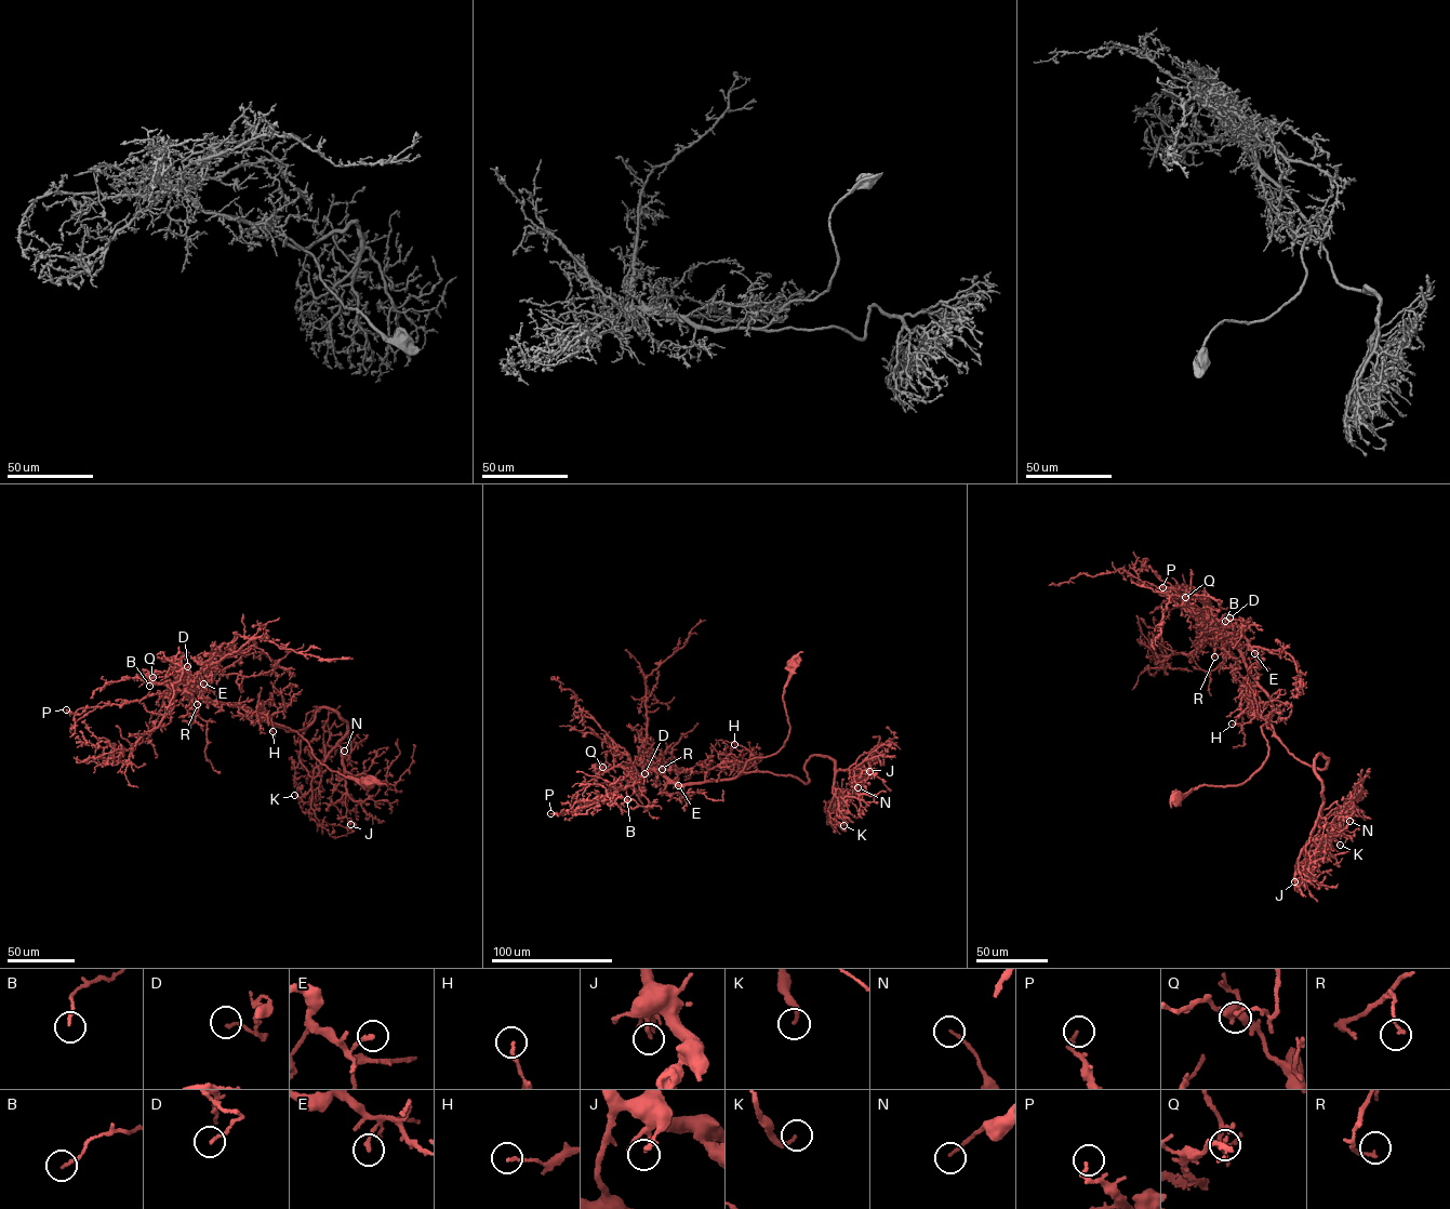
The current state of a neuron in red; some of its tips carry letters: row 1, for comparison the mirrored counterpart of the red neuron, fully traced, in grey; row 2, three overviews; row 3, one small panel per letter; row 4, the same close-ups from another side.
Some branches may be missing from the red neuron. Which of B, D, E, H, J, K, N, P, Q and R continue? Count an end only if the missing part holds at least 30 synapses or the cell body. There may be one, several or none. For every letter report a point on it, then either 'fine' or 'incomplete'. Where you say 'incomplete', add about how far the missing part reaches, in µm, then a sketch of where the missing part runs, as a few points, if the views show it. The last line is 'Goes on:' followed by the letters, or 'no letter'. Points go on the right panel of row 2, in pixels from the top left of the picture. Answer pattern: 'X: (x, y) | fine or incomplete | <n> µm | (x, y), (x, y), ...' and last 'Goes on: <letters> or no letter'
B: (1225, 621) | fine
D: (1229, 618) | fine
E: (1254, 653) | fine
H: (1232, 723) | fine
J: (1294, 881) | fine
K: (1340, 845) | fine
N: (1349, 821) | fine
P: (1162, 587) | incomplete | 15 µm
Q: (1185, 597) | fine
R: (1214, 656) | fine
Goes on: P

